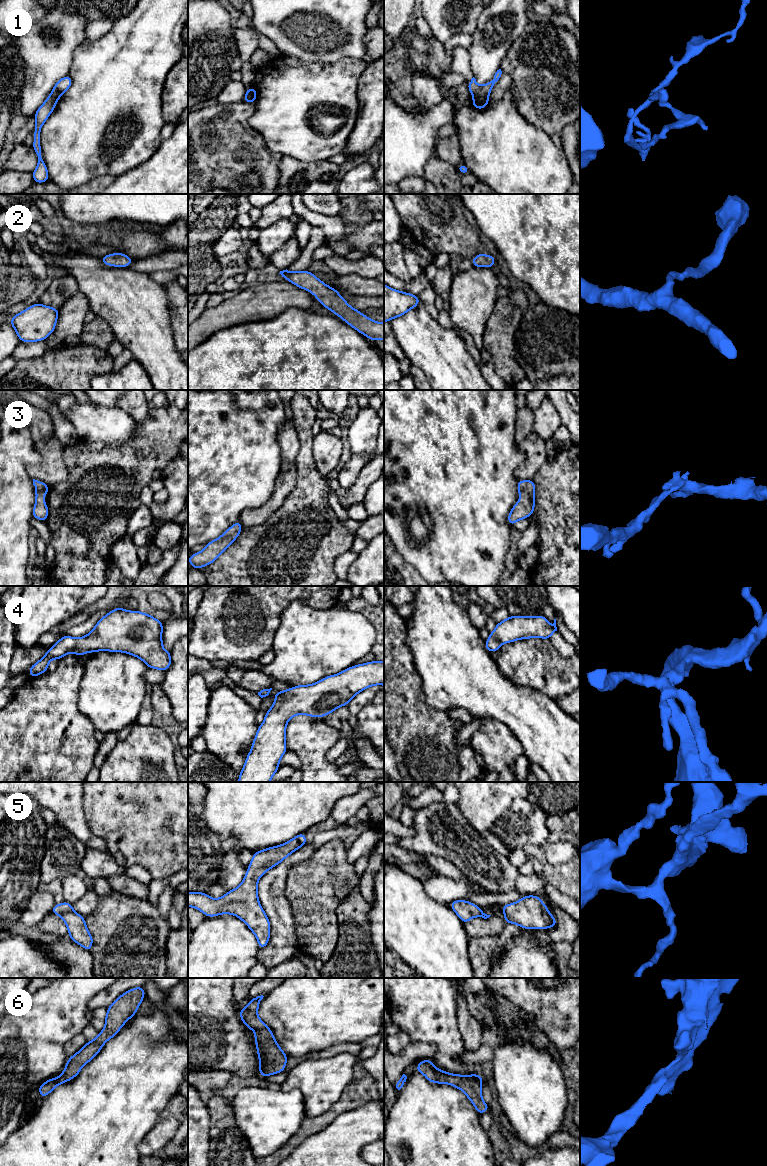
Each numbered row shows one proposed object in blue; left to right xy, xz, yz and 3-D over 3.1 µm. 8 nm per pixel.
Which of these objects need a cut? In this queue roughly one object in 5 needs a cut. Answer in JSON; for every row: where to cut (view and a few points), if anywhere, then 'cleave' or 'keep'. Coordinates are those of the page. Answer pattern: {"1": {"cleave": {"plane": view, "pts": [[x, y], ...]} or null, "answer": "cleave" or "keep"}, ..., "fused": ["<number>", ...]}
{"1": {"cleave": {"plane": "yz", "pts": [[474, 95], [488, 97]]}, "answer": "cleave"}, "2": {"cleave": null, "answer": "keep"}, "3": {"cleave": null, "answer": "keep"}, "4": {"cleave": null, "answer": "keep"}, "5": {"cleave": null, "answer": "keep"}, "6": {"cleave": null, "answer": "keep"}, "fused": ["1"]}

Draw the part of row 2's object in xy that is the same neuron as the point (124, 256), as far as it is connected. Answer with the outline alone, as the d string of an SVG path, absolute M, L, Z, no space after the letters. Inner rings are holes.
M117 252L102 256L101 261L107 266L130 267L134 260L121 252Z

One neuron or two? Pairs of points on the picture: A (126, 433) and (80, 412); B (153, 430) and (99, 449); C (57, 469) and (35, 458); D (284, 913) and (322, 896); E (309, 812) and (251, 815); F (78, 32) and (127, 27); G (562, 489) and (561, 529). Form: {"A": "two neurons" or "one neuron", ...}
{"A": "one neuron", "B": "one neuron", "C": "two neurons", "D": "two neurons", "E": "one neuron", "F": "two neurons", "G": "one neuron"}

